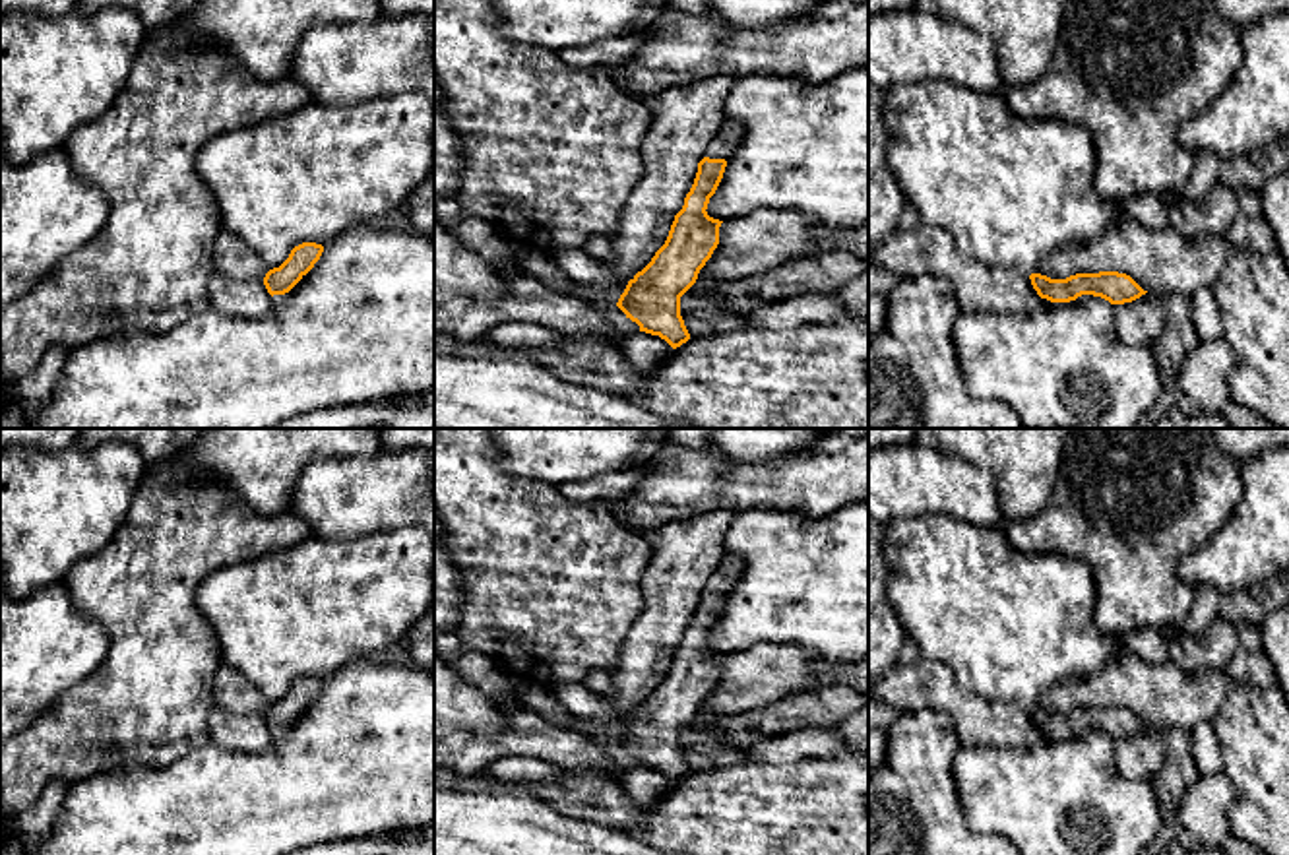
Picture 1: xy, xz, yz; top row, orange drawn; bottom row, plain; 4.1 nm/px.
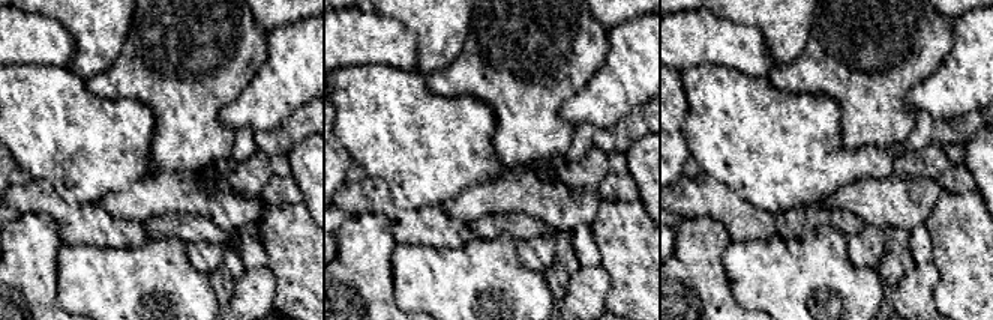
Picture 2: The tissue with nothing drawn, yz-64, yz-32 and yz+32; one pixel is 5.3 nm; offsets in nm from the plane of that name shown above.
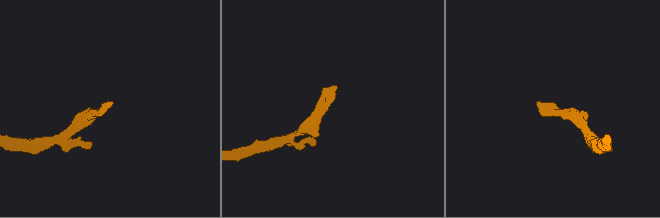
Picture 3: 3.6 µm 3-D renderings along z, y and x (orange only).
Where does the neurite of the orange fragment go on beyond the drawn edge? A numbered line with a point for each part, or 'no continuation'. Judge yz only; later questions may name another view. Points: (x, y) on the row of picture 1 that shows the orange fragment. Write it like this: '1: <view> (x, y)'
no continuation

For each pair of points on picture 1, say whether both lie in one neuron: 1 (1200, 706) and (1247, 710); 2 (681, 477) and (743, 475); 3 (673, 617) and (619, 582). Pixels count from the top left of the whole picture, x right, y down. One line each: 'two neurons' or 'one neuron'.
1: two neurons
2: one neuron
3: two neurons

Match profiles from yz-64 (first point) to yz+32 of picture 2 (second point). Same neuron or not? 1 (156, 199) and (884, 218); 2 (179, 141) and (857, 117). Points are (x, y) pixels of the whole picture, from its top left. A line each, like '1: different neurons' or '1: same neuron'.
1: same neuron
2: same neuron

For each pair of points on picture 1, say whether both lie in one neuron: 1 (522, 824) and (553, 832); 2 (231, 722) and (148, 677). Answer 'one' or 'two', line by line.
1: one
2: two

